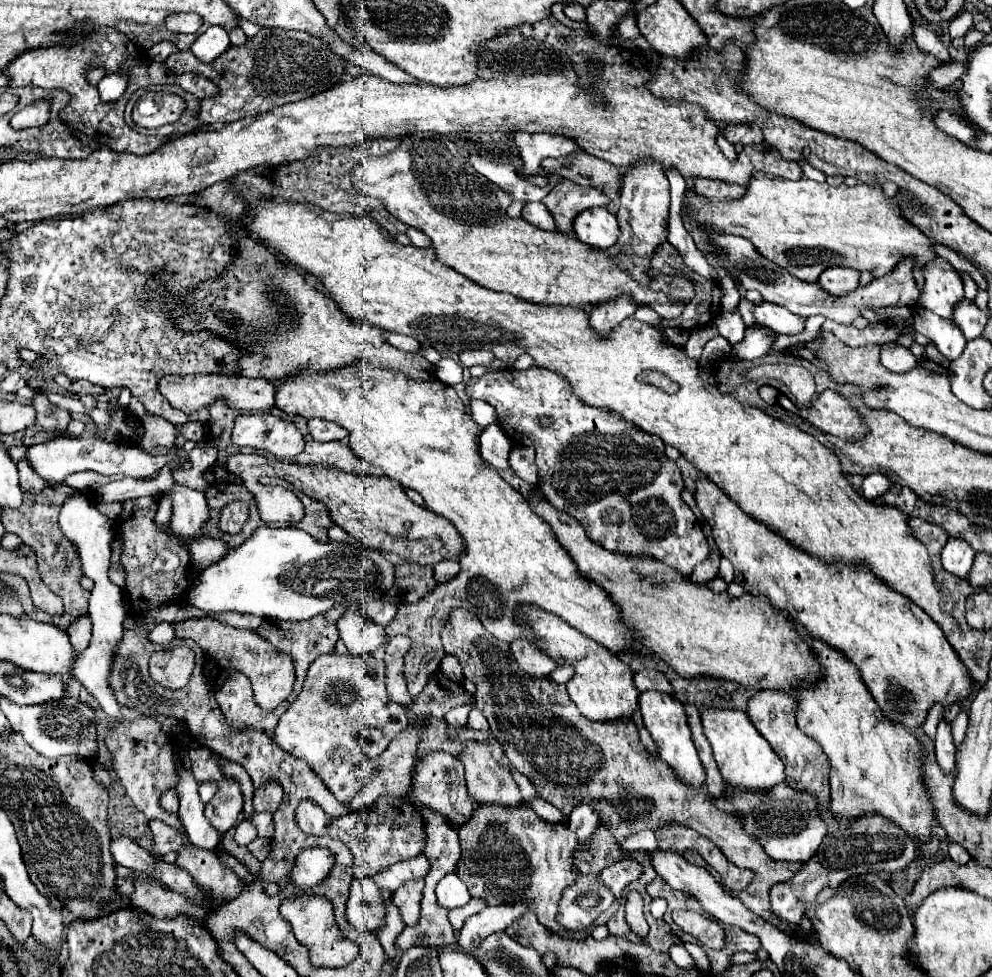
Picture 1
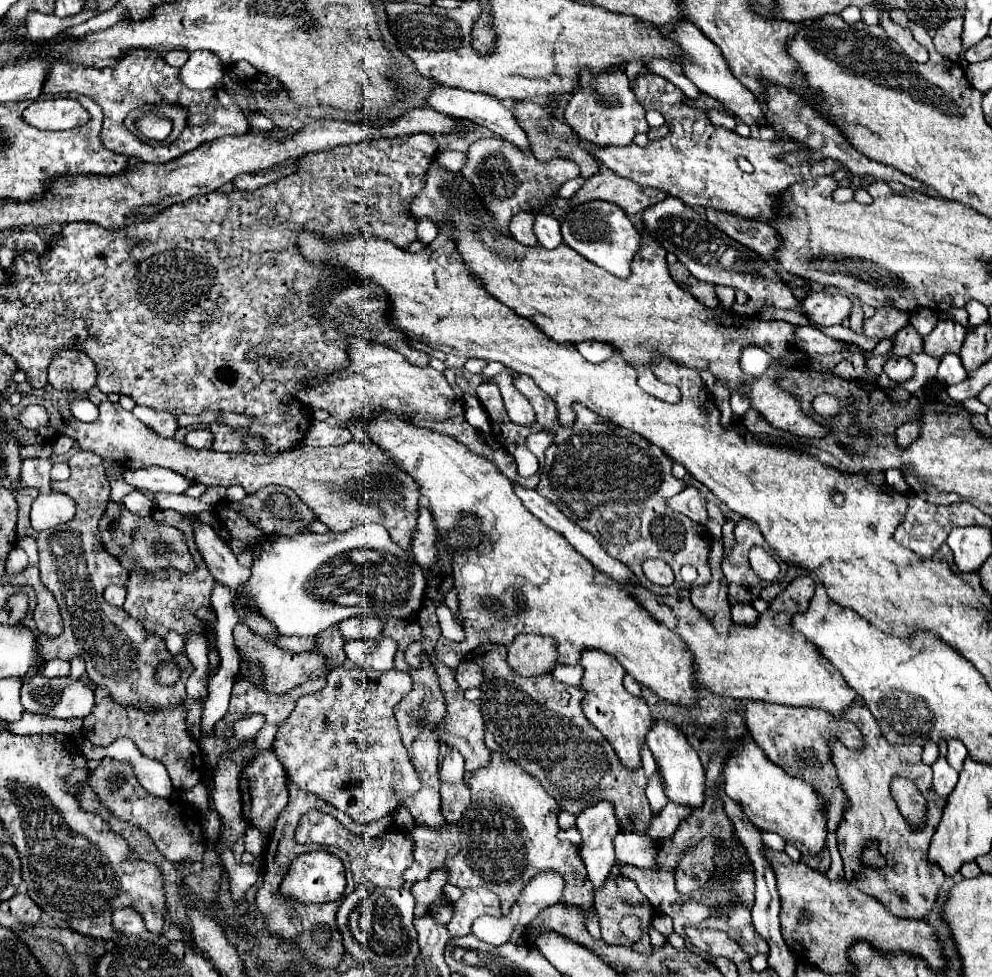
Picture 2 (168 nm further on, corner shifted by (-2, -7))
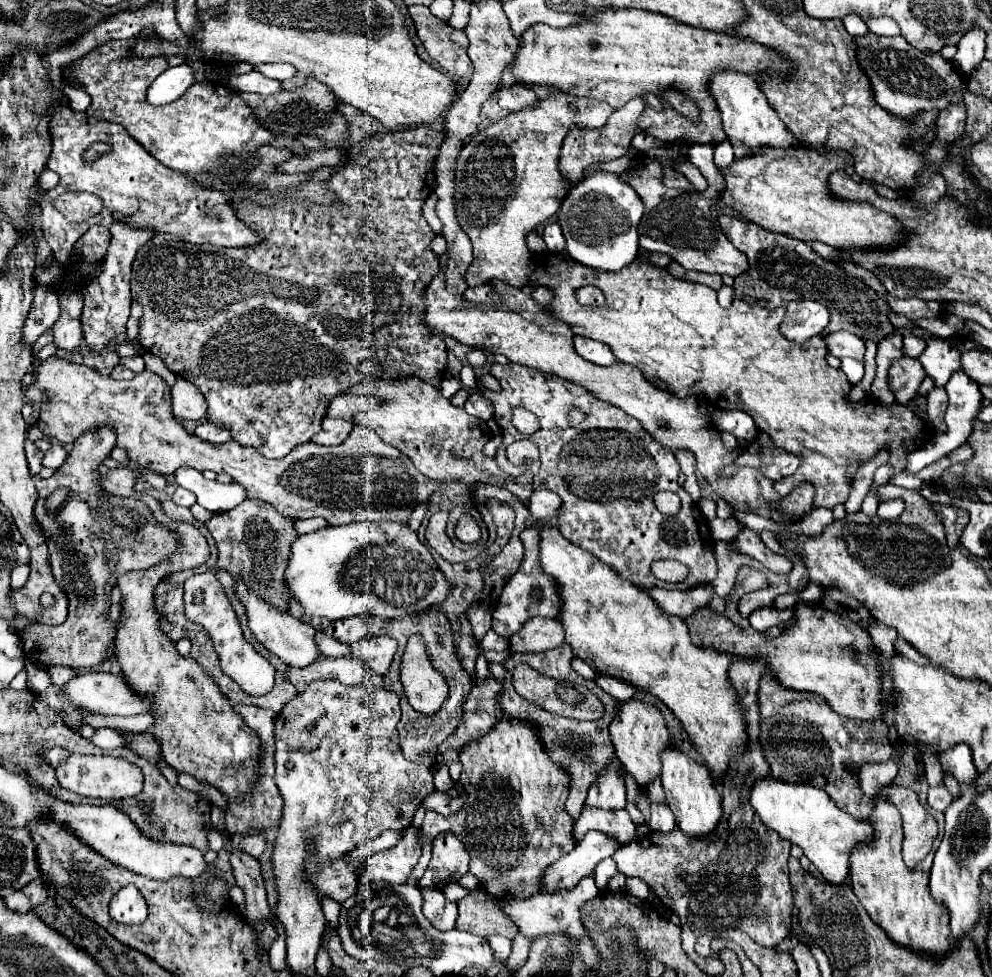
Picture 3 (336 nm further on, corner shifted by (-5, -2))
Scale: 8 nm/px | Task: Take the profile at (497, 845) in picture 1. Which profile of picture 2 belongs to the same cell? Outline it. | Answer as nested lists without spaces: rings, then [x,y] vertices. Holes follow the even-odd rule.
[[[500,751],[490,753],[490,763],[472,771],[468,779],[472,803],[462,819],[444,827],[414,827],[410,839],[414,841],[414,863],[404,871],[408,883],[424,879],[436,867],[448,867],[448,883],[460,889],[486,887],[500,897],[502,913],[511,911],[514,893],[510,887],[524,887],[528,879],[544,869],[556,869],[566,879],[564,903],[580,905],[586,913],[594,901],[592,883],[588,883],[586,869],[578,859],[572,843],[560,841],[556,835],[560,803],[520,765],[510,763]]]

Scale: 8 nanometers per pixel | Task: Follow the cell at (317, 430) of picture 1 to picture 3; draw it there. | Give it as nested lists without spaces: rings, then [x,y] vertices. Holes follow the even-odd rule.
[[[325,418],[321,424],[321,432],[317,432],[315,438],[311,438],[311,442],[323,446],[337,446],[351,434],[351,430],[353,430],[353,422],[341,418]]]

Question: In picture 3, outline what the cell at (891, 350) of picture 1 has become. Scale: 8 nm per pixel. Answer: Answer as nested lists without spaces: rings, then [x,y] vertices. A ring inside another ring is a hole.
[[[899,358],[899,362],[891,364],[889,370],[889,388],[893,390],[899,404],[909,404],[919,390],[919,384],[925,378],[923,366],[915,358]]]

